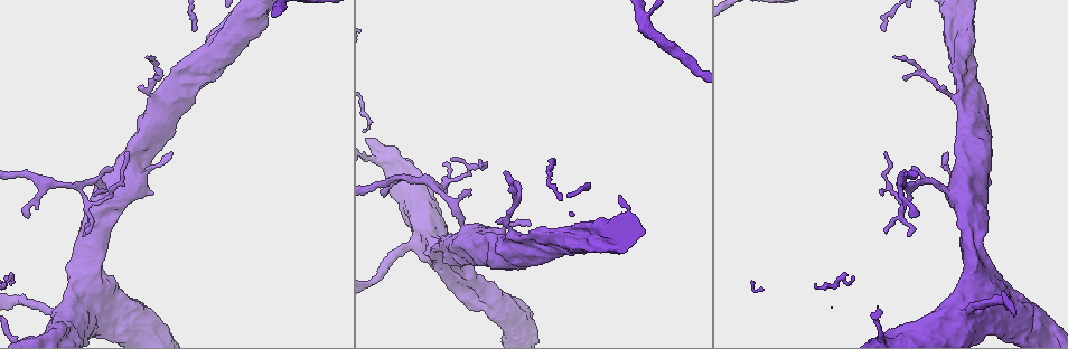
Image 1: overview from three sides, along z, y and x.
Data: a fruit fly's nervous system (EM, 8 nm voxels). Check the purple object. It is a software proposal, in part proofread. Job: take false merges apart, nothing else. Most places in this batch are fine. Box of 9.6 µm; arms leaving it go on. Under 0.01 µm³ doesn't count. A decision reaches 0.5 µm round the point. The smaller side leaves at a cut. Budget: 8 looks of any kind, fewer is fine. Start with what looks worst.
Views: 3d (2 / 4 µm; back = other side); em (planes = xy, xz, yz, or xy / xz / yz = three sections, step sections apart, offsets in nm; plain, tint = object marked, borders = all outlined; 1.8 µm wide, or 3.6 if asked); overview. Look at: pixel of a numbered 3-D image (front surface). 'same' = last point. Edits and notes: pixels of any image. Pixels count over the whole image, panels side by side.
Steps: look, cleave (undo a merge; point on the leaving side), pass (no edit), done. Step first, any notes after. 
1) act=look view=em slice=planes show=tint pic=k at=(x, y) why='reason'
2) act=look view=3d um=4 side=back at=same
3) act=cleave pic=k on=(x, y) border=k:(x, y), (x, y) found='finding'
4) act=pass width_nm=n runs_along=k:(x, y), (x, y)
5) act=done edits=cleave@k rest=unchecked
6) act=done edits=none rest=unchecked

act=look view=3d um=4 pic=1 at=(970, 314) why='calibre changes'

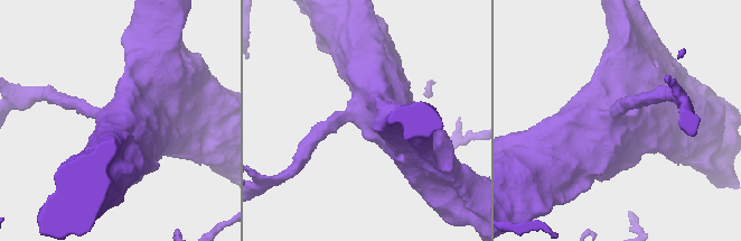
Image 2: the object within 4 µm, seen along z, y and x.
act=look view=em slice=planes show=plain pic=2 at=(360, 114)

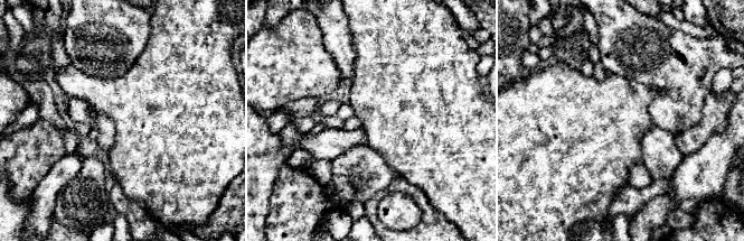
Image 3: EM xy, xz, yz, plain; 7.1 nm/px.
act=look view=em slice=planes show=tint at=same why='with the object marked'

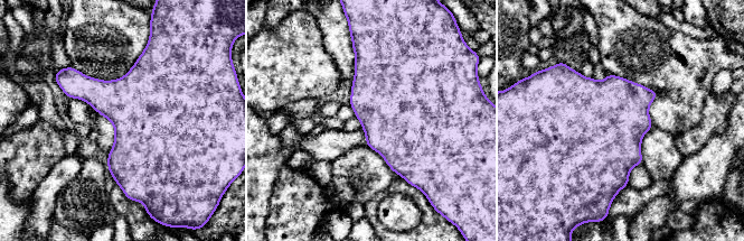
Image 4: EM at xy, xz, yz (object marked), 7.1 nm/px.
act=pass found='all the same neuron'

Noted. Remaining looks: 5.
act=look view=3d um=2 pic=1 at=(79, 189) why='arms part here'

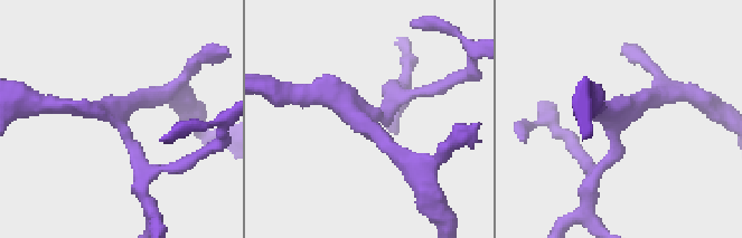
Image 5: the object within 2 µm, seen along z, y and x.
act=look view=em slice=xz step=16 show=tint pic=5 at=(114, 112) arms=3

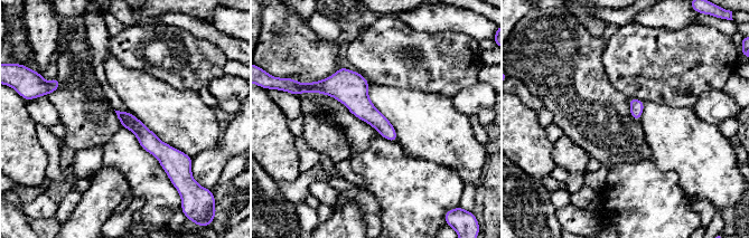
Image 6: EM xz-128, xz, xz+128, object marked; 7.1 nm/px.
act=pass runs_along=6:(318, 85), (342, 86), (394, 139) found='continuous, no second neuron'

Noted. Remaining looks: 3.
act=look view=em um=3.6 slice=planes show=tint pic=1 at=(122, 187) why='thick turns thin'

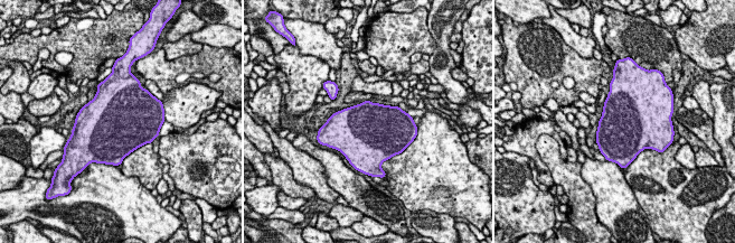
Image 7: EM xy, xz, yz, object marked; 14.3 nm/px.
act=pass width_nm=850 found='one neuron here'

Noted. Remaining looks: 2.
act=look view=3d um=4 pic=1 at=(965, 113) why='branch point'

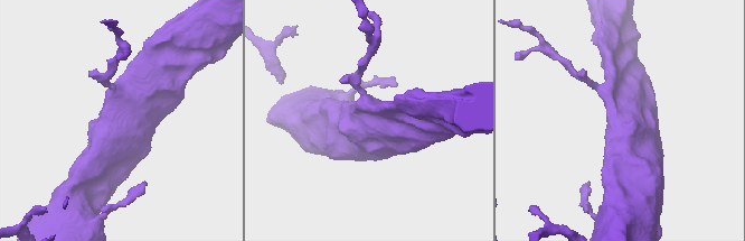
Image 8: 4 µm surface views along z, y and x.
act=look view=em slice=planes show=tint pic=8 at=(124, 113) arms=3 arm_widths_nm=170,480,500 why='now the EM'

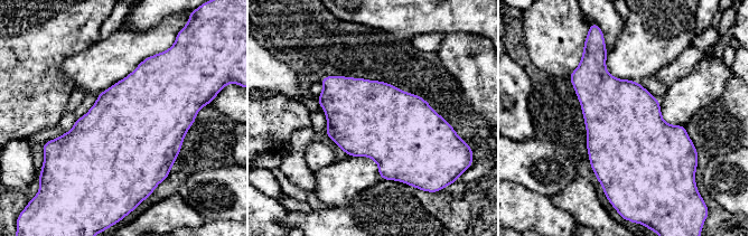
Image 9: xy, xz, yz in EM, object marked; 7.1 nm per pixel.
act=pass width_nm=550 found='all the same neuron'

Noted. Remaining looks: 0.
act=done edits=none rest=unchecked

